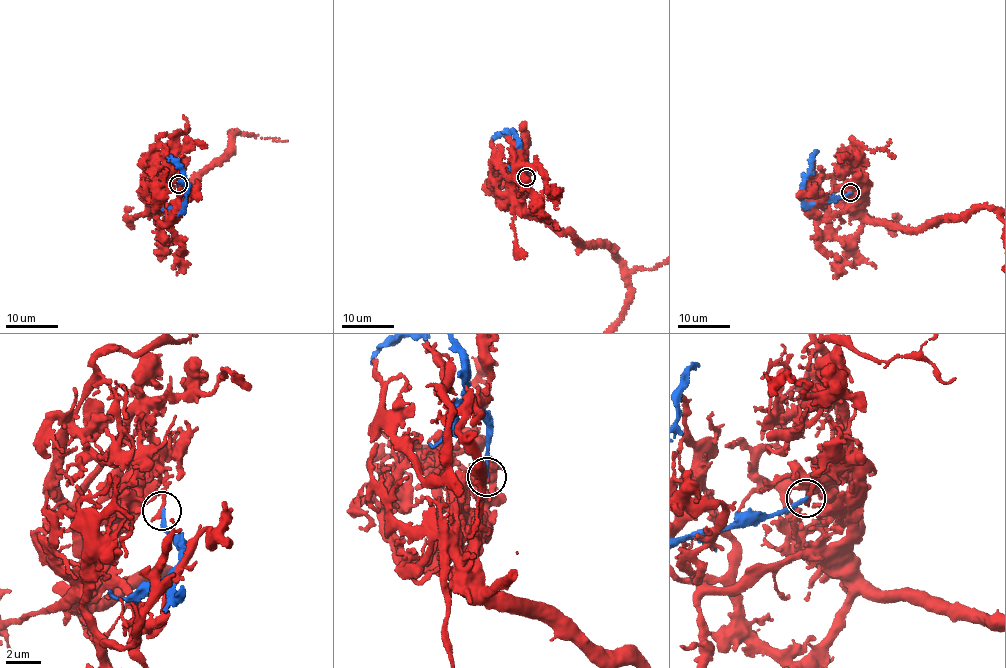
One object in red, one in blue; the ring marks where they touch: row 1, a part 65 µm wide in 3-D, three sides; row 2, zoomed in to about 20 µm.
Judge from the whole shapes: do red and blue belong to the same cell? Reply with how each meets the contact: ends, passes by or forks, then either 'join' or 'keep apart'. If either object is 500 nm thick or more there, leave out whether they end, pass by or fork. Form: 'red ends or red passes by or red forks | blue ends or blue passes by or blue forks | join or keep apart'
red ends | blue ends | keep apart

